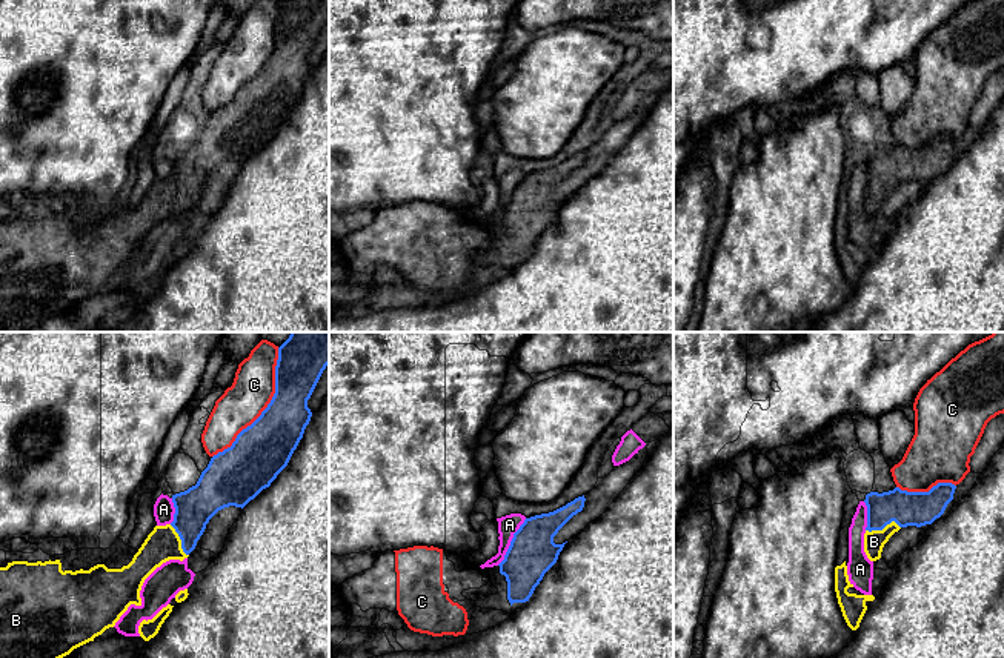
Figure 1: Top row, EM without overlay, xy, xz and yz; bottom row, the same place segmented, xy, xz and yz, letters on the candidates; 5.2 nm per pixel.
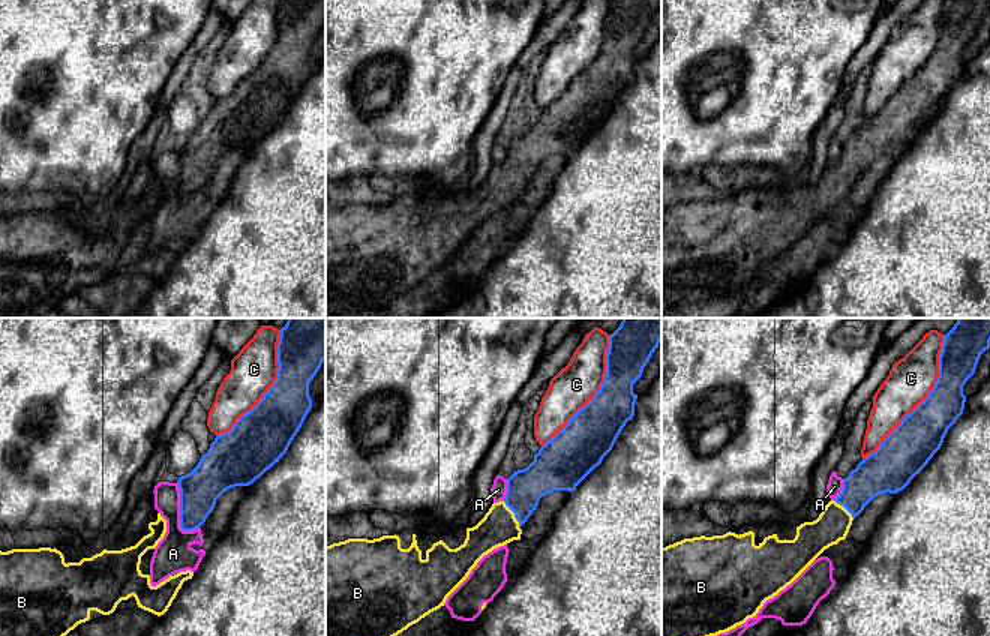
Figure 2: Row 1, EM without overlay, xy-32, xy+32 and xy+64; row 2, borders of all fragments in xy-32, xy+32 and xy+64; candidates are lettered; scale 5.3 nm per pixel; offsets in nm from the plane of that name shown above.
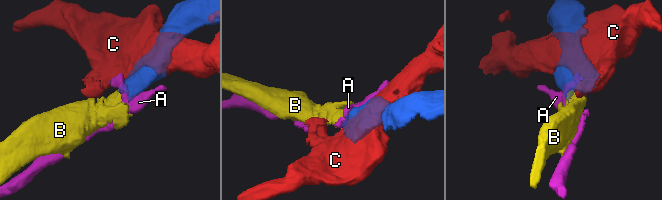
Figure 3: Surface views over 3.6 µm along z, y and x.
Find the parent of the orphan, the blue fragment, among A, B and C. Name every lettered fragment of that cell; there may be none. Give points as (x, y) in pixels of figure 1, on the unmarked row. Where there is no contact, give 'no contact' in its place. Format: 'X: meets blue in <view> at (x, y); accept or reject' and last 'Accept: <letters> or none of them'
A: meets blue in xz at (511, 197); reject
B: meets blue in yz at (883, 183); accept
C: meets blue in xy at (268, 62); reject
Accept: B

